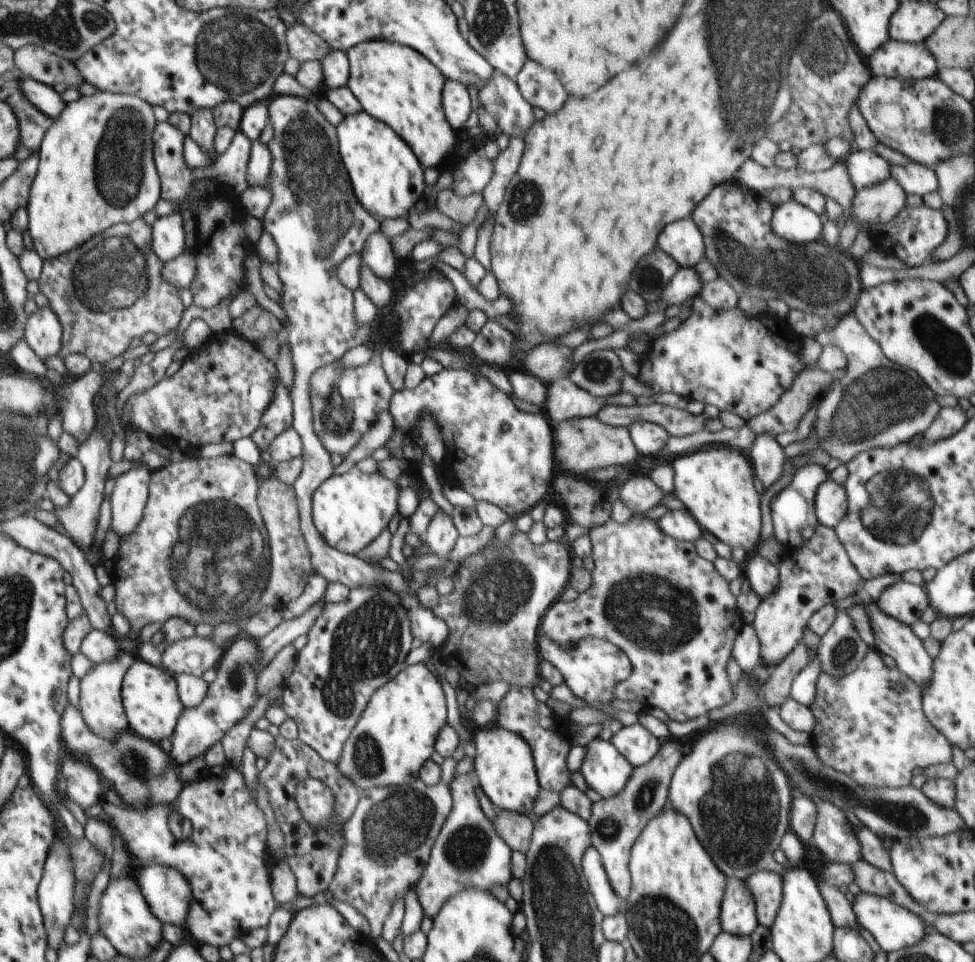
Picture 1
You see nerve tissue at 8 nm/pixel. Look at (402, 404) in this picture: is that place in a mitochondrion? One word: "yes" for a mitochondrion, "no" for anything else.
no

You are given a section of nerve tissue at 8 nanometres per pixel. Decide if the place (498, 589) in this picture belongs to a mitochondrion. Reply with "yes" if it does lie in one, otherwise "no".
yes

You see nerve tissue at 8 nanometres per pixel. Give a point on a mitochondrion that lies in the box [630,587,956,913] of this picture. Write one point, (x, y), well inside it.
(739, 837)

